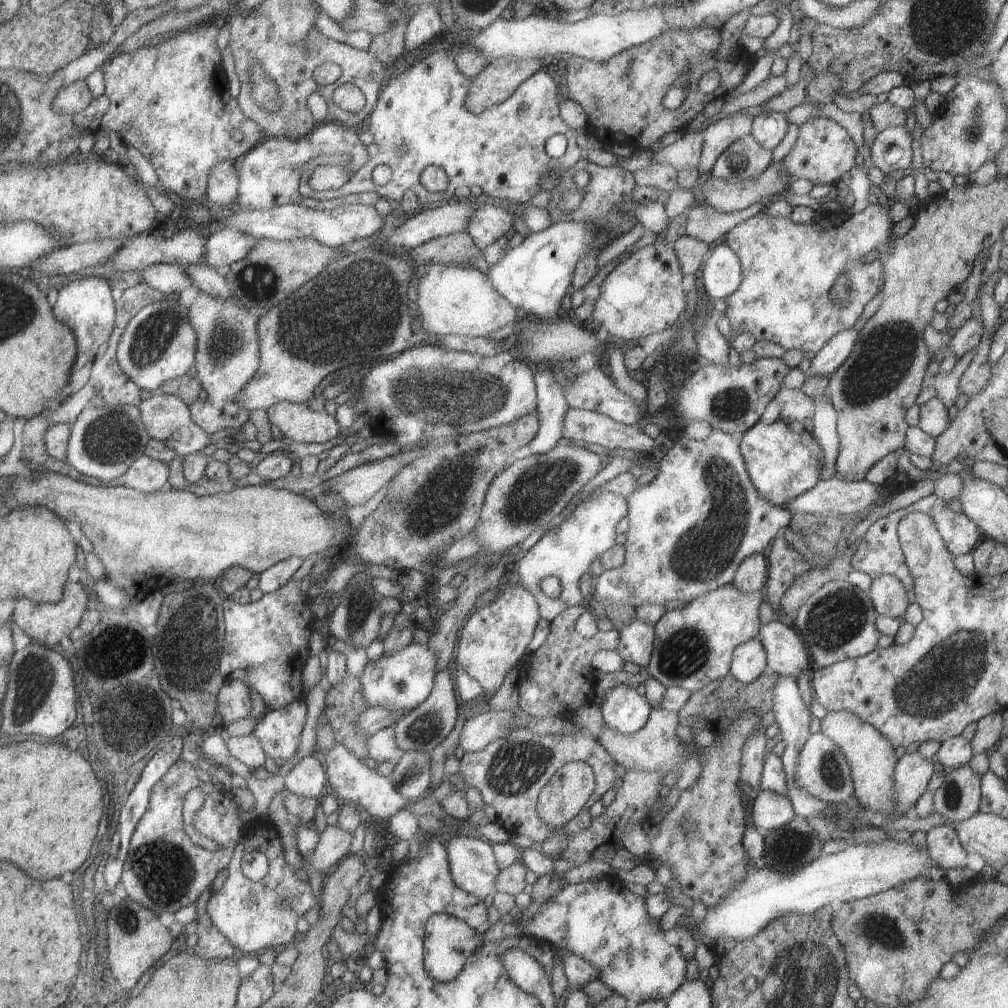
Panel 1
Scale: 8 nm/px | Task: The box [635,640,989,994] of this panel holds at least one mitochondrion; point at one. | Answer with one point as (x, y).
(791, 845)

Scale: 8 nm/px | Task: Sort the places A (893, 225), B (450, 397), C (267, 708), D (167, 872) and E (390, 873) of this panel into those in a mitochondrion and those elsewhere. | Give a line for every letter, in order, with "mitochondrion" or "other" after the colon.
A: other
B: mitochondrion
C: other
D: mitochondrion
E: other

